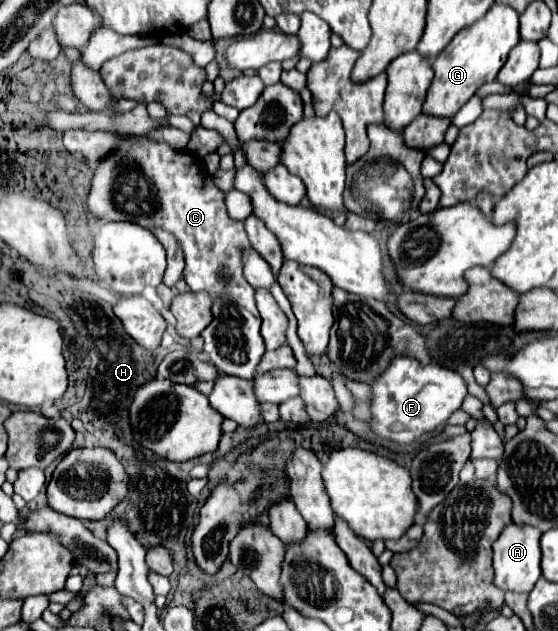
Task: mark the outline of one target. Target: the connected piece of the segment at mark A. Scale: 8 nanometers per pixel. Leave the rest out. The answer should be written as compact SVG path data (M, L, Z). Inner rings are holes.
M510 522L500 536L496 538L492 550L494 550L494 572L496 572L496 584L502 590L514 590L514 592L530 592L536 584L536 580L542 576L540 572L540 536L534 526L520 526Z

